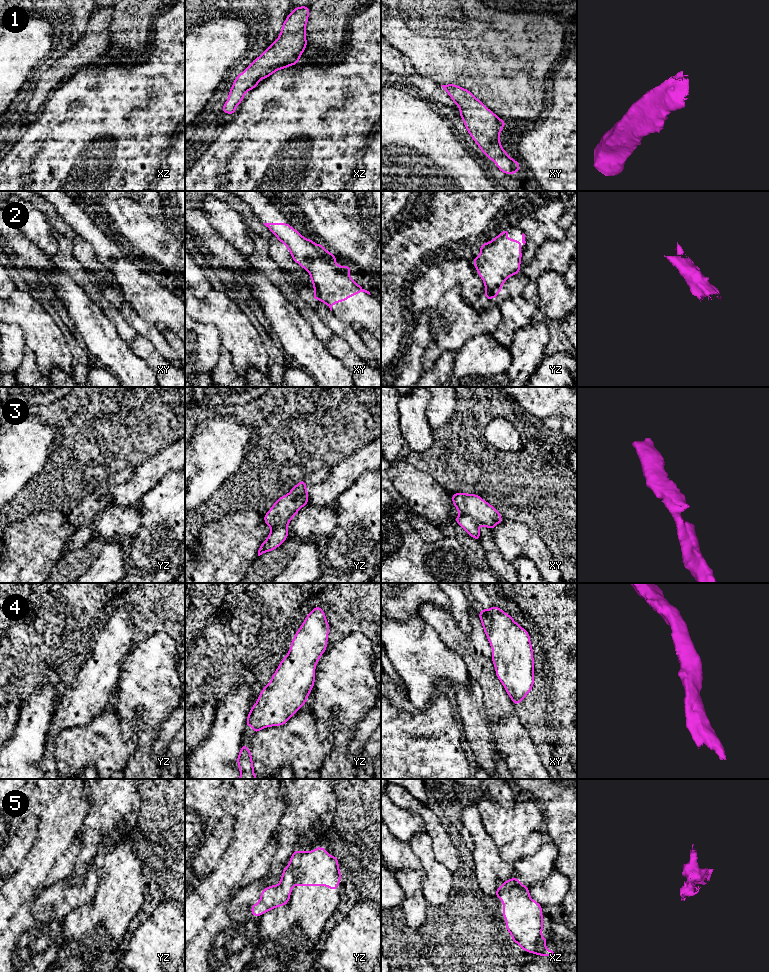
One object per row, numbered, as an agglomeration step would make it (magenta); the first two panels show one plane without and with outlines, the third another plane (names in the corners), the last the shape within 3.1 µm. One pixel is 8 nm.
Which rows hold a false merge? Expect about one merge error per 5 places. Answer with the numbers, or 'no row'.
5

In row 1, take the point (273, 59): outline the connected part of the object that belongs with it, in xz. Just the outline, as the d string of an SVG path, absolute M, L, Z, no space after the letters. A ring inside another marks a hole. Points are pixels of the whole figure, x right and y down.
M309 6L296 7L283 23L279 37L270 44L241 74L237 75L230 89L222 113L234 115L236 107L245 93L254 89L260 79L266 79L274 72L296 65L307 46L306 24Z

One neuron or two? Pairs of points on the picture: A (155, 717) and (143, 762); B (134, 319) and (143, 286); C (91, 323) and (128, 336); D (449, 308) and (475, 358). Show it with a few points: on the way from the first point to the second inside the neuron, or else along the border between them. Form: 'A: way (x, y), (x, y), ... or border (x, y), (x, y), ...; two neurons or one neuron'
A: way (146, 728), (143, 751); one neuron
B: border (117, 298), (126, 301), (146, 321), (155, 326); two neurons
C: border (110, 321), (113, 323), (116, 332), (128, 343); two neurons
D: border (488, 333), (469, 338), (456, 353); two neurons

